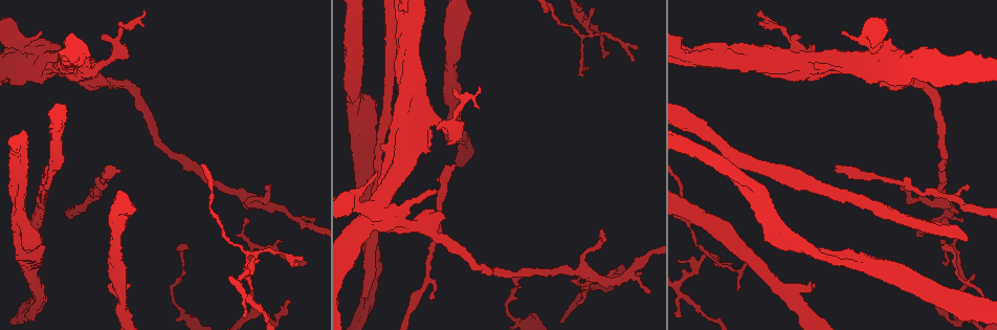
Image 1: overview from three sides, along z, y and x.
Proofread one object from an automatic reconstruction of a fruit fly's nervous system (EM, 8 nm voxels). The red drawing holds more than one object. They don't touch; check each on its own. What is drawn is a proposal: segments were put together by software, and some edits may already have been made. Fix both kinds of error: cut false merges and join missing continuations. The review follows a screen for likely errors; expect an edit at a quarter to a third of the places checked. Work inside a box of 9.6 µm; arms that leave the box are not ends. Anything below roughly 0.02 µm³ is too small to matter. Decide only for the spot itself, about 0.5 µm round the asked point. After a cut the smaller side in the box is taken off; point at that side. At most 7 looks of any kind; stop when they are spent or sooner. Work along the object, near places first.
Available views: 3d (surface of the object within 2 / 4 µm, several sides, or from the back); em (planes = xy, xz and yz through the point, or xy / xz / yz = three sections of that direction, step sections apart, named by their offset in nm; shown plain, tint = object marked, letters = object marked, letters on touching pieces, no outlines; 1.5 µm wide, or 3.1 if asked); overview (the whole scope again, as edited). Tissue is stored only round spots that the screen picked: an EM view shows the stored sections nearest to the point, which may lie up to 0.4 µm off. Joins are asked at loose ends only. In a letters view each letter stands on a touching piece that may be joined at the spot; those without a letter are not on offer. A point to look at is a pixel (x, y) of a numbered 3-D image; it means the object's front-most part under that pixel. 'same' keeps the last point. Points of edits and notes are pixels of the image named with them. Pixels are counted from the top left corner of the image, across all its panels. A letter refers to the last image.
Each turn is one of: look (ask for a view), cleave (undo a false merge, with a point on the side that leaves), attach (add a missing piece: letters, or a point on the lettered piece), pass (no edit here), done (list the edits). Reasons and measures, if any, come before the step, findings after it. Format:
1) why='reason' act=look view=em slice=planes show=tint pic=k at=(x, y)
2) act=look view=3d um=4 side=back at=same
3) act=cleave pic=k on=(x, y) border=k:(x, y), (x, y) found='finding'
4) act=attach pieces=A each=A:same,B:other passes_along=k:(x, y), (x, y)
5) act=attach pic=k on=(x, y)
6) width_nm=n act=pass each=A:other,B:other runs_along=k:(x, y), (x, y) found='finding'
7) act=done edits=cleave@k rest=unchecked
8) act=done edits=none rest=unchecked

why='long arm stops here' act=look view=3d um=2 pic=1 at=(185, 244)

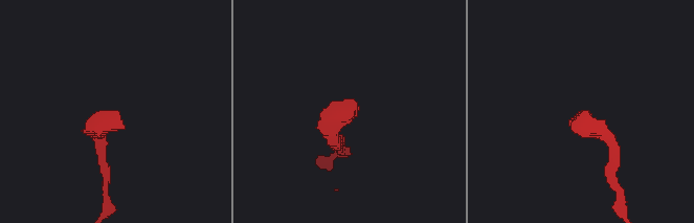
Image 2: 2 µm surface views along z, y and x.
why='need the tissue' act=look view=em slice=planes show=letters pic=2 at=(353, 109)

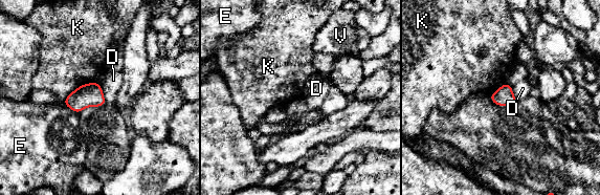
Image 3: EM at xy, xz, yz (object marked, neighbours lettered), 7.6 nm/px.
width_nm=150 act=pass each=D:other,E:other,K:other,V:other border=3:(100, 84), (104, 99), (107, 102) found='no lettered piece goes on from it'

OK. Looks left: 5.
why='stops while still wide' act=look view=em slice=yz step=8 show=letters pic=1 at=(873, 79)

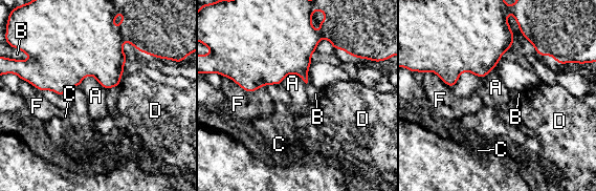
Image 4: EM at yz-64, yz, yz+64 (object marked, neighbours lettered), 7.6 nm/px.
why='another direction' act=look view=em slice=planes show=letters at=same

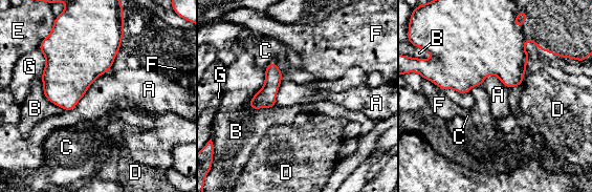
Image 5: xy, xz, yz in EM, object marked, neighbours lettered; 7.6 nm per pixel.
act=pass each=A:other,B:other,C:other,D:other,E:other,F:other,G:other border=5:(265, 69), (253, 110) found='no lettered piece goes on from it'

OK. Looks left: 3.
why='branch stops here' act=look view=3d um=2 pic=1 at=(632, 61)

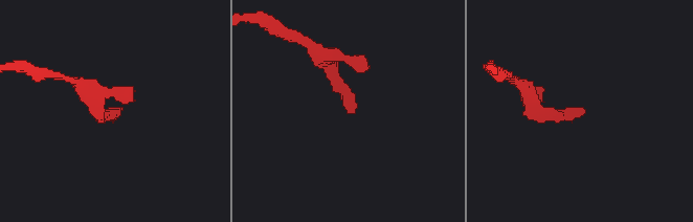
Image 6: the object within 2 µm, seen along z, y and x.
act=look view=em slice=yz step=4 show=letters pic=6 at=(115, 107)

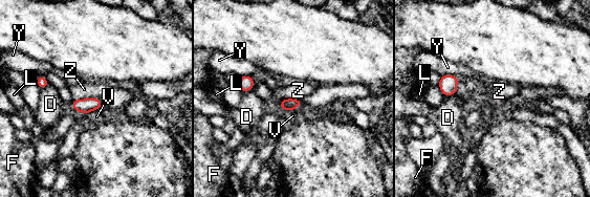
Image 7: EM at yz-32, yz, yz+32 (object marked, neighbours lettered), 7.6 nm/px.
act=pass each=D:other,F:other,L:other,V:other,Y:other,Z:other border=7:(100, 97), (73, 100) found='none of them fits'

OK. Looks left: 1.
act=done edits=none rest=unchecked

